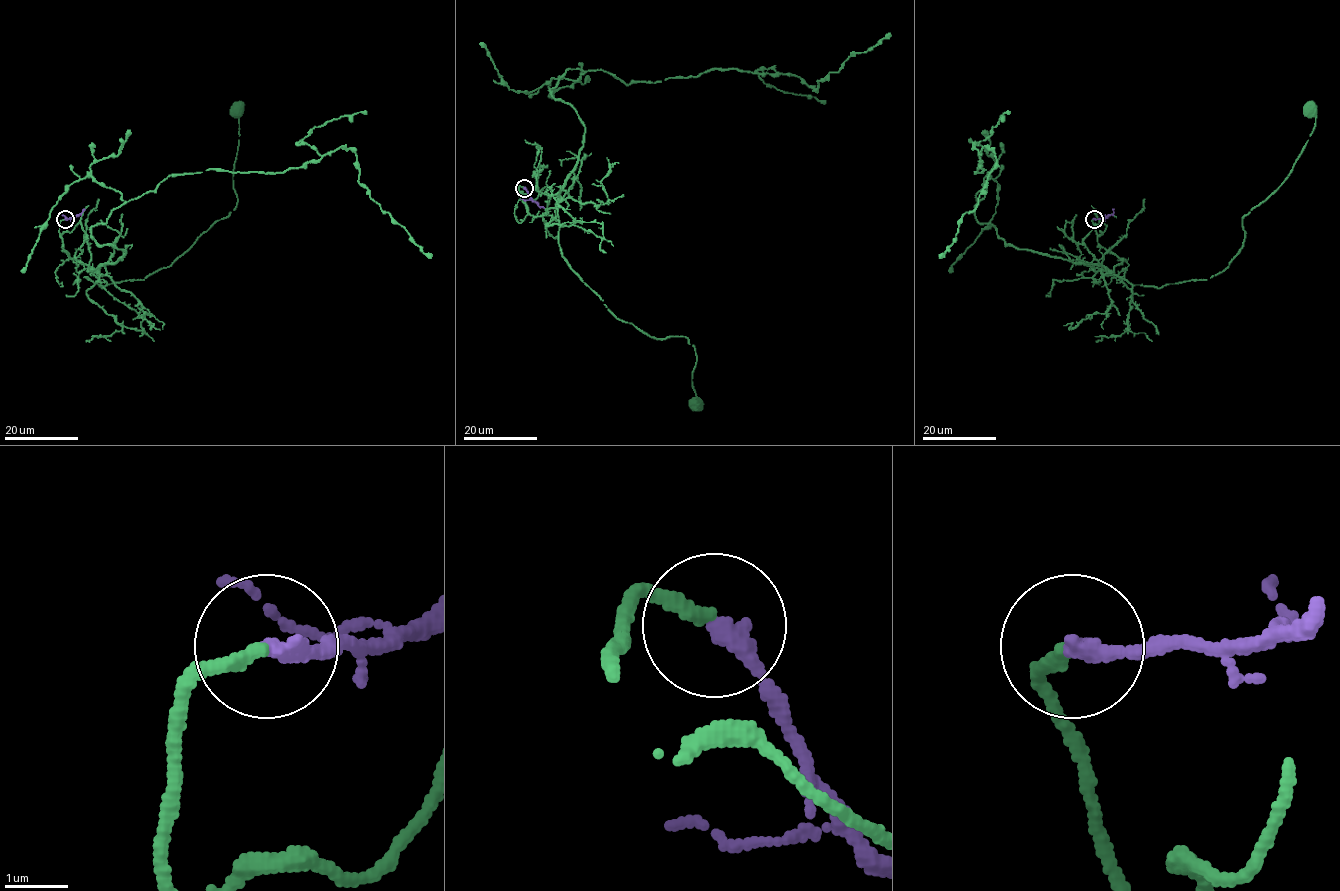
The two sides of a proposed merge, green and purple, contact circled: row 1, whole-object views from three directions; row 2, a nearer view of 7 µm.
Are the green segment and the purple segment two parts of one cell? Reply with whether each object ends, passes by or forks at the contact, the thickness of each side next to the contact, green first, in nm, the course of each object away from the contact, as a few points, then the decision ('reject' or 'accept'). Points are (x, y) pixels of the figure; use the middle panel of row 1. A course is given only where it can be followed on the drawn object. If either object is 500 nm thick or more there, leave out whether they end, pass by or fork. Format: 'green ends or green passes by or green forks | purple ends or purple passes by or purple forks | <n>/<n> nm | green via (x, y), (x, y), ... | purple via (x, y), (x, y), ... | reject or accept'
green ends | purple ends | 220/280 nm | green via (524, 187), (534, 216), (556, 208), (561, 254), (614, 315), (694, 347), (696, 403) | purple via (524, 188), (544, 208) | accept

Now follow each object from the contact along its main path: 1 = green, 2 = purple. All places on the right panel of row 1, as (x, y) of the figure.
1: (1093, 219), (1133, 284), (1221, 272), (1308, 140), (1309, 108)
2: (1094, 219), (1107, 218), (1114, 209)

